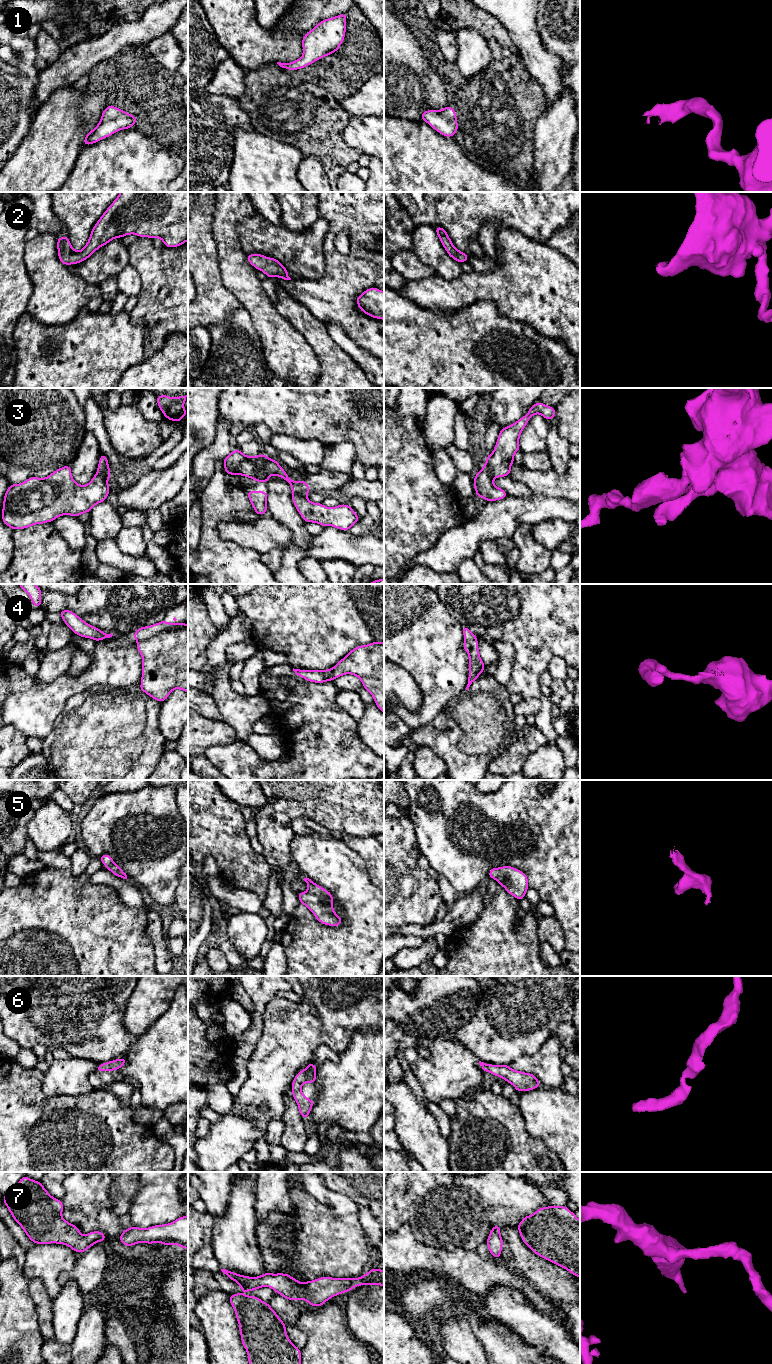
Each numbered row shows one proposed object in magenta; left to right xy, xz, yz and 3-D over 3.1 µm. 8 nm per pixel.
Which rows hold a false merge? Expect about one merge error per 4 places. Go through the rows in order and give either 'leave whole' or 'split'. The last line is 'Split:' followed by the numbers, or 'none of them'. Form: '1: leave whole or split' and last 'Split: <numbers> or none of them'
1: leave whole
2: leave whole
3: split
4: leave whole
5: leave whole
6: leave whole
7: leave whole
Split: 3

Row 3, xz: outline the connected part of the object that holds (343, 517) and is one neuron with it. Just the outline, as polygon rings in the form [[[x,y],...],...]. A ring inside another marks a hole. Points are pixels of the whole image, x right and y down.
[[[293,494],[292,502],[305,522],[318,523],[324,528],[334,526],[349,531],[360,519],[350,505],[326,507],[322,503],[312,503],[307,494]]]

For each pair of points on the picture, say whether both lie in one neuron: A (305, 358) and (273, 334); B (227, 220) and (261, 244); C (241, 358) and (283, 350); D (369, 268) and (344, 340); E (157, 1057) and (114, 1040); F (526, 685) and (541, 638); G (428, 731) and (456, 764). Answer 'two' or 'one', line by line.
A: one
B: two
C: two
D: two
E: two
F: one
G: one

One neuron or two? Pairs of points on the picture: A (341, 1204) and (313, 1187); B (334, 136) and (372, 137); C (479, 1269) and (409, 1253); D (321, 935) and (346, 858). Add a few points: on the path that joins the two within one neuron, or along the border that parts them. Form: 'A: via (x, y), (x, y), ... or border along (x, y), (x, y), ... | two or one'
A: via (334, 1200), (320, 1191) | one
B: border along (351, 116), (343, 130), (342, 139), (361, 151) | two
C: via (462, 1268), (426, 1260) | one
D: via (345, 932), (351, 926), (351, 886), (348, 882) | one

